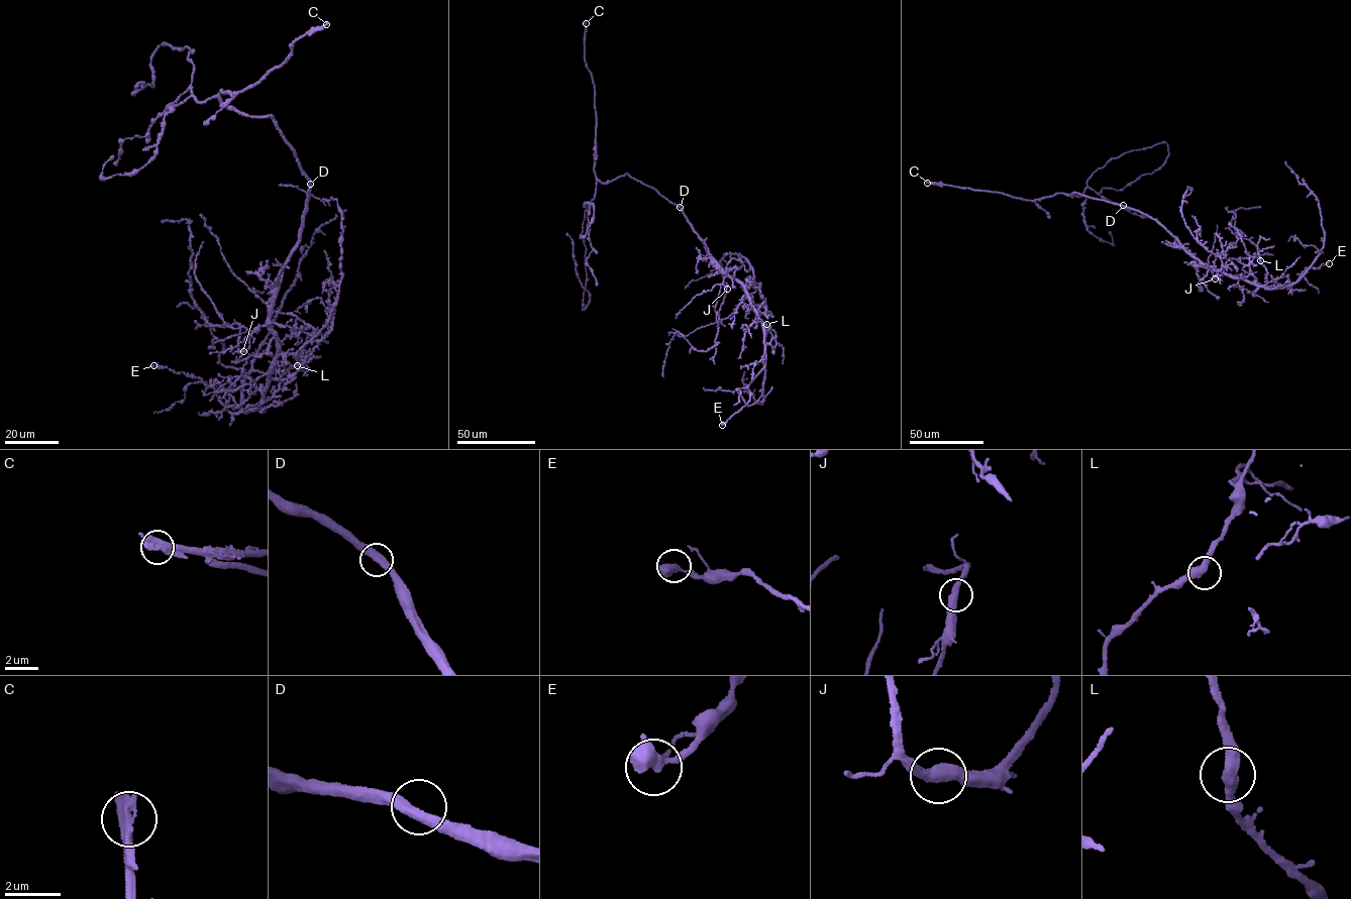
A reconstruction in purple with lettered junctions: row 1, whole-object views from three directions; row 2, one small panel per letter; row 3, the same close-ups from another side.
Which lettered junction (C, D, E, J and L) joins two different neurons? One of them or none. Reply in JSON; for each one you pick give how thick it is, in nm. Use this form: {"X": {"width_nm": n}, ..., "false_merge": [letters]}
{"C": {"width_nm": 440}, "false_merge": ["C"]}

